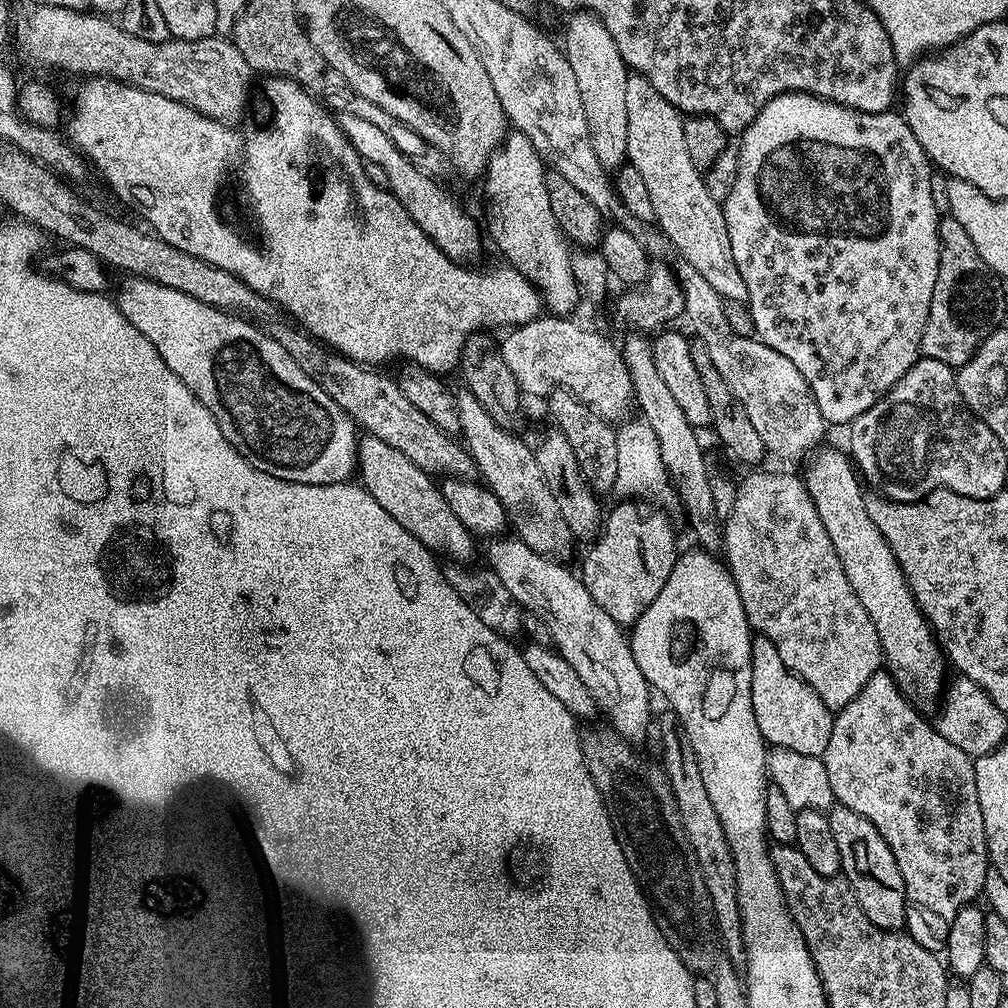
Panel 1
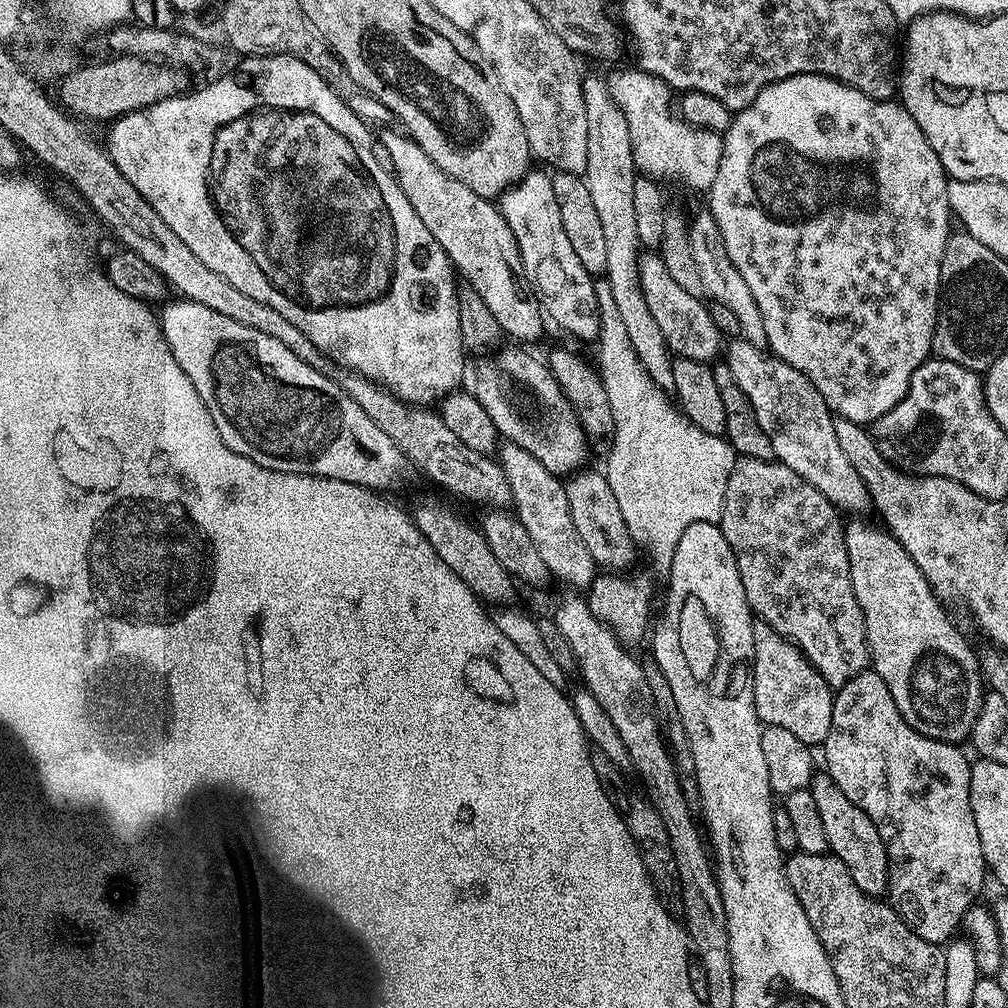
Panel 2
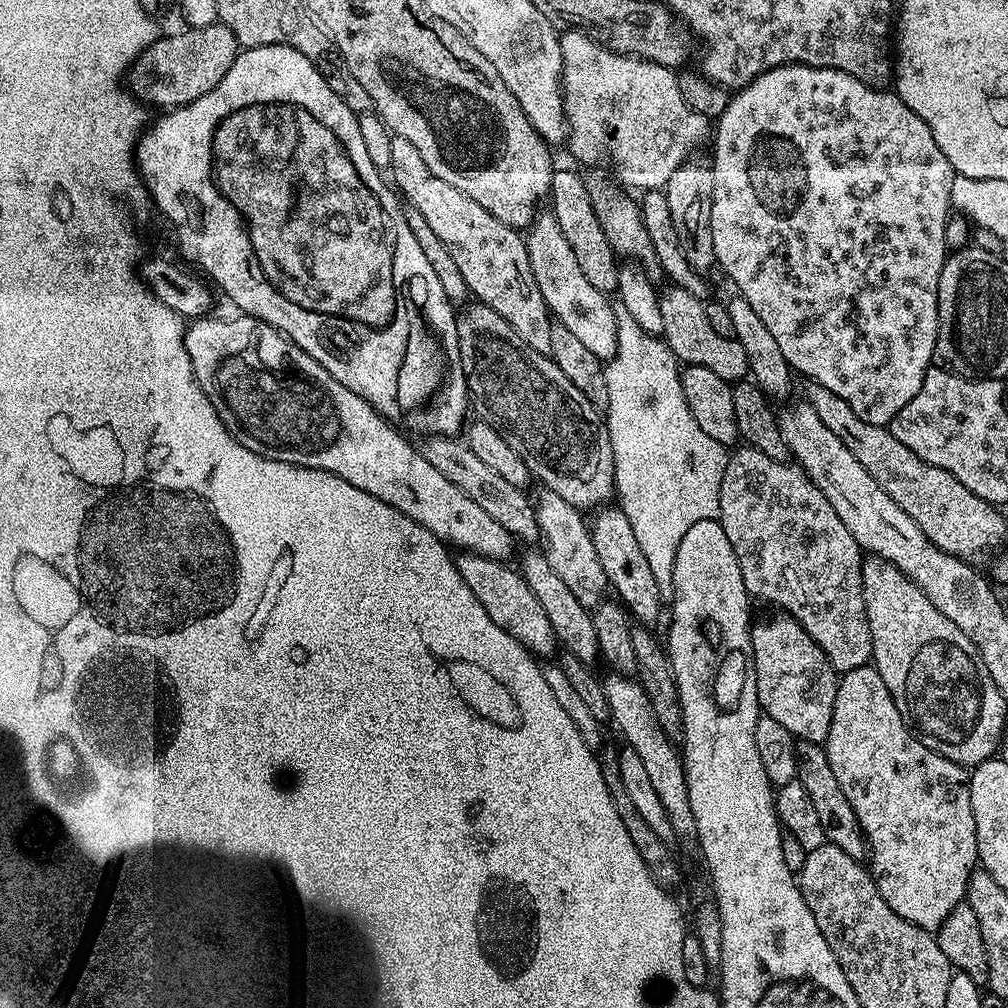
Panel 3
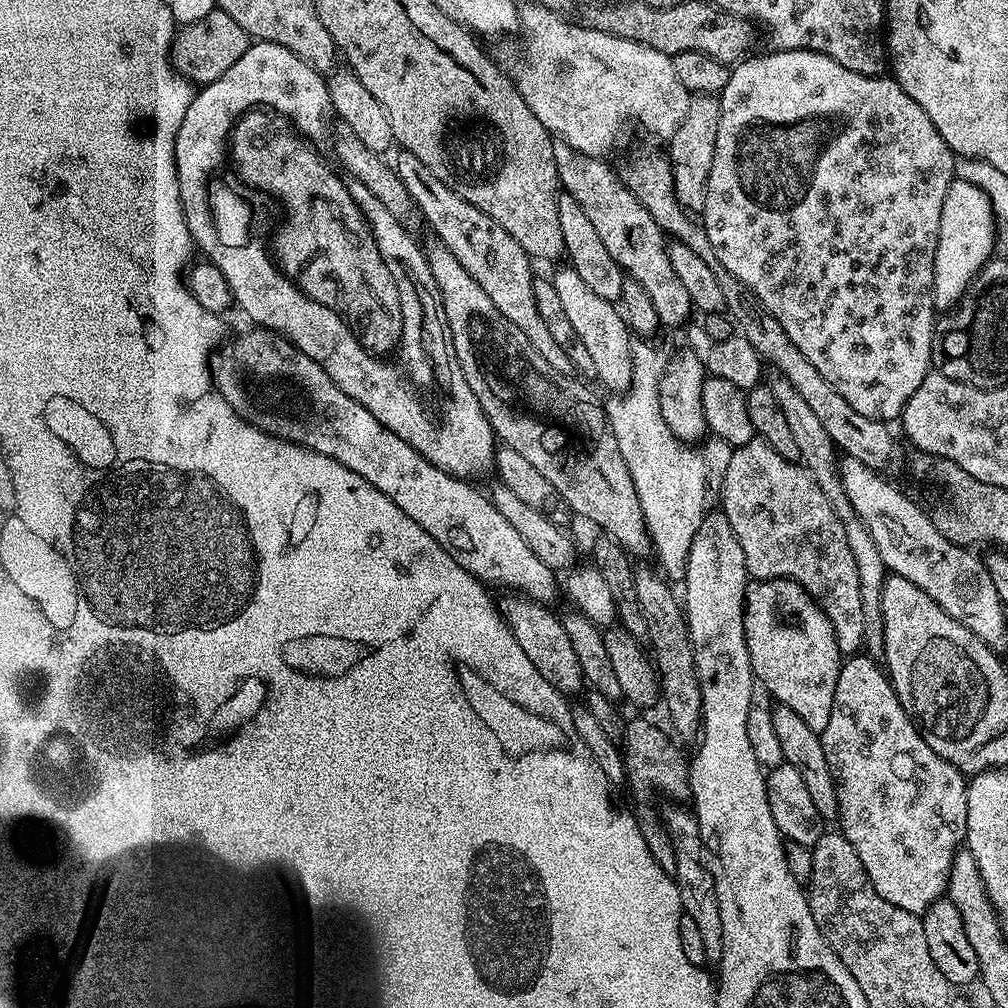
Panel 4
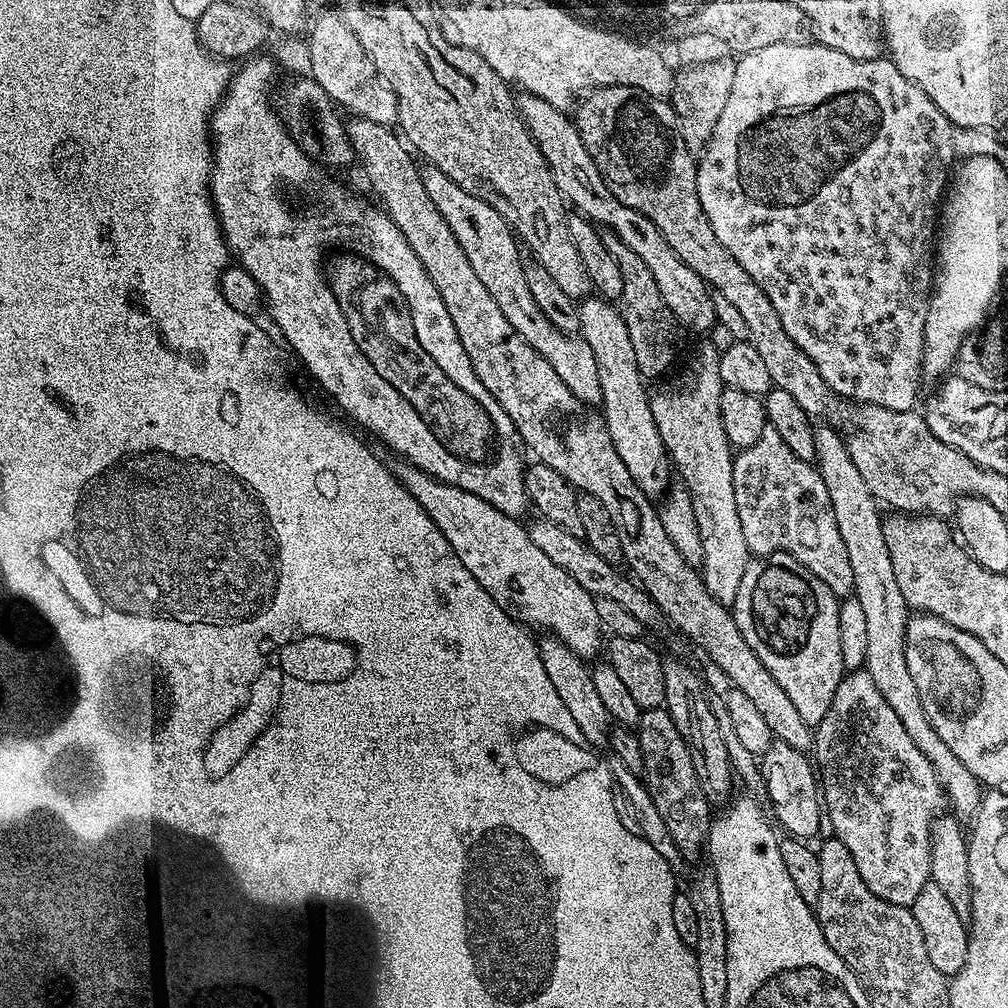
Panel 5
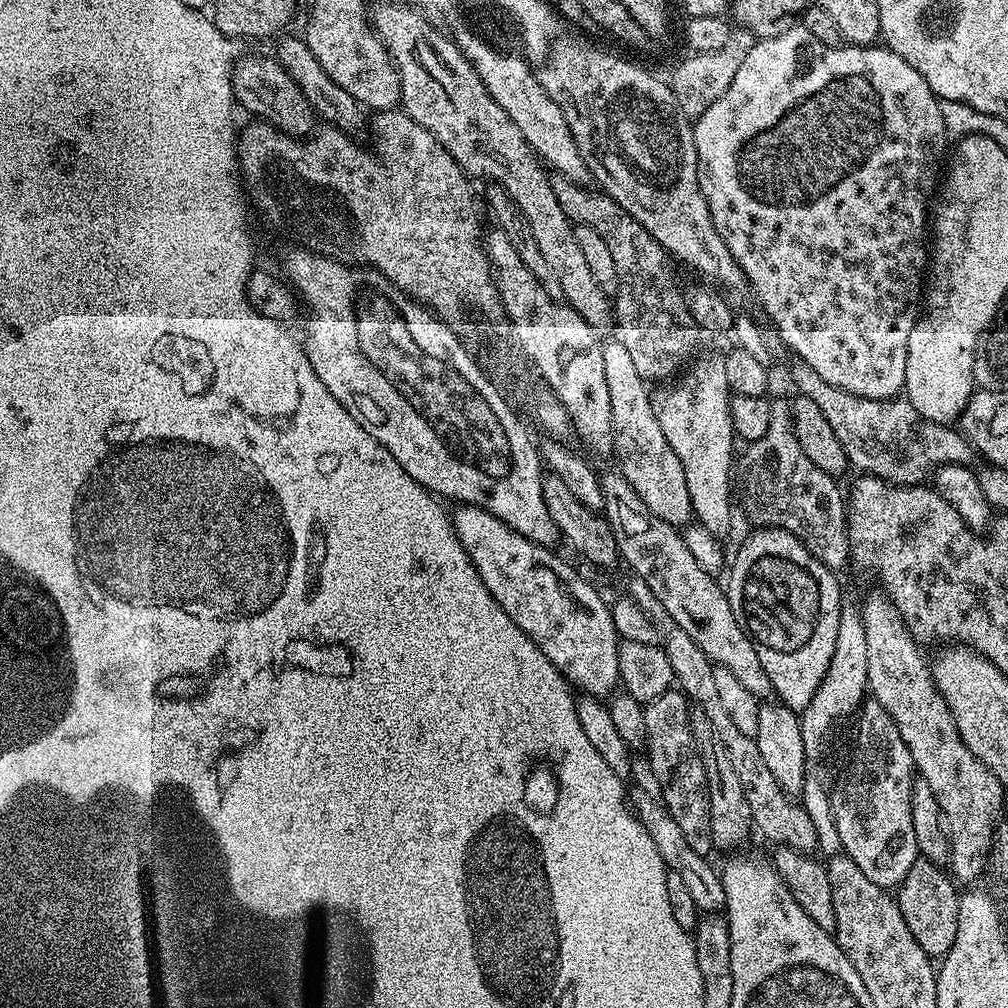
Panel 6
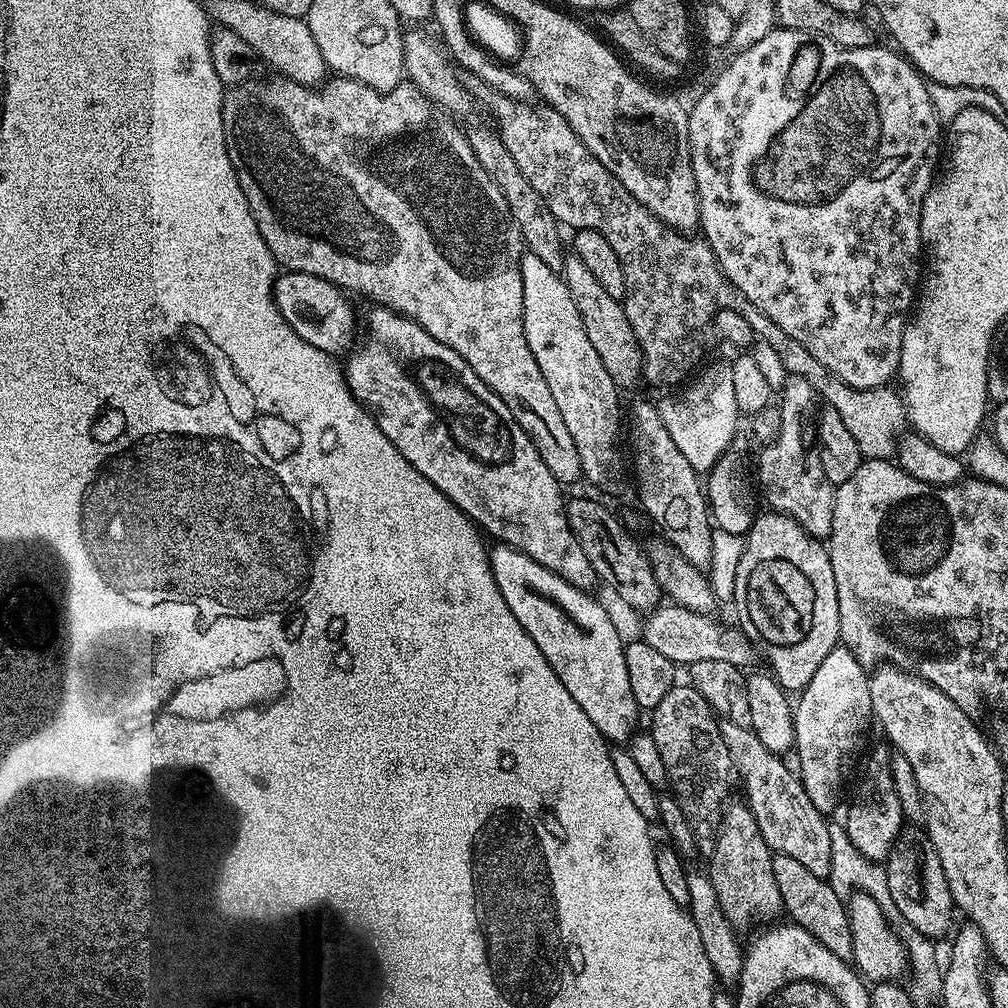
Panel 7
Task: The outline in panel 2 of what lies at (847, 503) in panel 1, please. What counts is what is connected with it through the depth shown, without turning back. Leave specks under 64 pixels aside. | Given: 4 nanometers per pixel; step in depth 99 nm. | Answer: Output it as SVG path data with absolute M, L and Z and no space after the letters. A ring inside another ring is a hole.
M852 518L852 521L847 521L844 524L844 541L846 542L846 558L850 562L850 582L854 586L854 598L858 598L858 606L864 615L866 622L866 638L868 639L868 654L870 657L871 671L878 674L878 678L882 678L882 682L886 682L886 690L890 690L890 698L894 698L894 706L898 706L898 710L902 714L902 718L906 718L906 722L914 730L918 730L918 734L926 734L926 738L934 738L940 740L943 744L954 744L957 746L963 745L971 737L972 727L978 718L980 708L984 704L986 695L986 681L982 675L982 664L972 653L967 642L964 641L964 636L958 629L952 625L948 618L948 611L945 605L932 593L932 587L922 574L922 570L918 570L918 566L910 558L910 554L906 554L906 550L900 543L892 537L891 532L883 527L871 528L868 524L863 524L863 519Z

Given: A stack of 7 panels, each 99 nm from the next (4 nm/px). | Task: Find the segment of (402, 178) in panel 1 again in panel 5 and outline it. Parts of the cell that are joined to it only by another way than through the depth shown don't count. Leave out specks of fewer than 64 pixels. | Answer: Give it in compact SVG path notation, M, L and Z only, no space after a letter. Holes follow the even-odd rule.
M425 163L420 168L420 177L422 186L426 186L426 194L430 194L430 202L434 202L434 206L438 206L438 214L446 218L446 226L454 230L458 246L466 250L466 258L470 258L474 274L478 274L482 286L490 290L490 298L498 302L498 310L506 314L506 322L510 322L510 326L514 326L514 330L518 330L518 334L522 334L522 338L526 338L526 342L530 342L530 346L534 346L534 350L538 350L538 354L546 358L550 366L554 366L558 378L562 378L562 382L570 386L570 394L574 394L574 398L589 406L599 405L602 386L598 382L598 362L594 362L594 350L590 350L590 346L579 335L562 334L562 330L558 330L558 326L554 326L554 322L550 322L550 318L546 318L546 314L538 310L538 305L534 298L530 298L530 290L526 286L526 274L522 274L521 249L518 247L517 237L502 214L498 214L494 206L482 202L482 198L466 194L466 190L446 178L446 174L438 170L438 166Z

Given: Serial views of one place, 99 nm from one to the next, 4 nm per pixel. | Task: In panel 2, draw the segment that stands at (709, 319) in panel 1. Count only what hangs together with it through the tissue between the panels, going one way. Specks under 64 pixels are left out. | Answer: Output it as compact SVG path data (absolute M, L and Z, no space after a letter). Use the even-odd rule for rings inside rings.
M743 338L731 339L725 345L724 362L730 368L734 382L741 387L746 398L749 398L754 408L754 418L758 418L758 426L766 430L766 438L770 438L770 446L774 446L776 460L794 470L794 474L798 474L806 482L810 482L810 486L822 493L837 510L852 512L848 514L864 514L860 512L869 511L872 508L870 494L858 478L854 466L850 466L850 458L846 458L846 454L842 454L842 446L838 446L838 434L834 430L834 413L826 406L825 399L817 387L800 370L794 369L784 360L765 354L763 349L754 347Z

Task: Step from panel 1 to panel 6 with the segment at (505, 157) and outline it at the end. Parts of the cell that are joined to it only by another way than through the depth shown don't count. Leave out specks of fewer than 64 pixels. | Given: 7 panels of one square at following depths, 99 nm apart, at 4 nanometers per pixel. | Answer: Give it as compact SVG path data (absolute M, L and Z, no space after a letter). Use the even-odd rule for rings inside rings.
M623 342L604 344L602 363L606 366L606 386L610 390L610 418L612 419L611 451L616 451L618 470L634 486L634 494L650 506L650 514L658 514L662 522L683 529L693 523L690 490L686 488L686 470L678 462L678 454L670 450L658 418L654 418L654 406L649 381L638 374L634 362Z

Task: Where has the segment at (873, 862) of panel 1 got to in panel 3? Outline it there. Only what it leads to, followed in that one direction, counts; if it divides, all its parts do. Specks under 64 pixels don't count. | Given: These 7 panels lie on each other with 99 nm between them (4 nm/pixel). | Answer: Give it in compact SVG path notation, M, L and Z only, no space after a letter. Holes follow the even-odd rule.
M802 740L797 743L796 774L800 784L806 786L810 802L814 802L818 819L822 822L825 841L838 846L838 850L846 850L850 858L863 861L866 856L866 841L862 826L858 822L858 814L854 814L854 806L850 806L842 786L838 786L838 778L834 778L834 770L830 767L830 758L821 745L813 740Z

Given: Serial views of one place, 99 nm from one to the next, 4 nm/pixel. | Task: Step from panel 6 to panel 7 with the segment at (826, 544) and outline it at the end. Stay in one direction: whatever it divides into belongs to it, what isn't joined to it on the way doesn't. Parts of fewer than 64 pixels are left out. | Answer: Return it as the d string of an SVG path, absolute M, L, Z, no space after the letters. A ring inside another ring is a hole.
M790 376L778 392L780 432L754 460L754 476L758 488L768 499L767 507L774 512L794 518L810 535L827 538L834 522L834 498L836 489L822 470L819 451L804 449L804 420L811 421L818 408L814 386L806 378ZM780 400L780 401L779 401ZM813 411L813 412L812 412ZM812 416L812 417L811 417ZM760 479L760 484L759 480Z

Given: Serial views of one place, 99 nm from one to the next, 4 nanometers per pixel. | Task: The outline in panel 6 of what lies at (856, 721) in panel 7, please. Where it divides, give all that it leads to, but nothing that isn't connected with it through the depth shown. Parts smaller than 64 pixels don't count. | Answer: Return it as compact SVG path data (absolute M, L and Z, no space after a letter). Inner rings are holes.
M848 598L841 599L840 602L840 621L838 622L838 642L834 650L834 658L831 668L826 672L826 678L818 690L818 694L812 699L812 704L800 716L802 726L802 742L806 746L806 754L809 758L815 757L816 752L820 752L828 744L828 739L836 732L836 716L855 717L860 711L861 704L866 699L868 692L868 671L866 670L866 626L862 615L862 608L859 603Z

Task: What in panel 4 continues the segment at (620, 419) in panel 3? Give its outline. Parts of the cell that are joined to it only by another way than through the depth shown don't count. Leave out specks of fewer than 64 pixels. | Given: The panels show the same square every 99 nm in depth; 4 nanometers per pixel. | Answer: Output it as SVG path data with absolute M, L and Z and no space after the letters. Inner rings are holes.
M636 338L632 341L632 381L623 394L607 401L608 421L614 430L614 438L618 438L618 450L622 450L622 458L626 462L626 470L630 470L630 478L634 480L634 490L638 494L638 502L642 506L642 518L646 522L648 537L652 540L652 552L660 559L659 567L669 581L683 581L686 574L686 562L690 558L690 542L694 542L694 534L698 534L698 526L702 526L702 518L709 511L708 479L723 477L726 466L730 466L732 447L715 438L703 442L680 440L666 426L662 418L662 406L659 405L659 386L662 374L668 365L669 349L659 348L652 338Z

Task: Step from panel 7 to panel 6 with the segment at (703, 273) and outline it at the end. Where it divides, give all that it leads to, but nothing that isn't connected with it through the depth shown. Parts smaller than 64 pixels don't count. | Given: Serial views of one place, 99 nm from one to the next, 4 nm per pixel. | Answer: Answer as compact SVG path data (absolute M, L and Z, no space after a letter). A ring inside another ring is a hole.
M563 178L553 179L552 189L573 225L590 226L590 230L595 230L605 240L606 246L610 246L614 266L618 266L620 275L614 297L614 328L620 331L619 339L626 346L638 374L642 374L642 378L649 382L671 381L697 355L696 347L700 344L700 336L702 337L702 329L696 325L688 309L685 289L680 289L680 284L676 281L672 257L629 212L622 210L622 206L618 206L618 202L614 202L614 198L610 198L603 190L587 192L587 187ZM796 362L793 366L792 380L799 395L811 398L821 408L838 442L842 442L842 450L846 450L849 465L857 468L857 473L877 476L888 484L920 486L937 468L973 463L974 449L963 432L922 418L907 398L875 400L838 390L838 386L830 386L826 378L810 370L810 366L803 362Z

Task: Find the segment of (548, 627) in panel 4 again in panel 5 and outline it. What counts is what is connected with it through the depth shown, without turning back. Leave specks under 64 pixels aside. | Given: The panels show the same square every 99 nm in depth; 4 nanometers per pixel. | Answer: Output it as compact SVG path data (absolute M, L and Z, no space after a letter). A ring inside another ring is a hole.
M544 634L541 637L538 645L542 667L545 668L550 683L554 685L558 698L562 698L566 710L570 710L570 718L574 718L574 726L578 726L583 743L596 750L607 749L609 733L614 727L614 721L596 693L591 667L586 663L585 657L574 654L574 650L570 650L570 646L566 646L566 642L562 642L558 637L551 634Z

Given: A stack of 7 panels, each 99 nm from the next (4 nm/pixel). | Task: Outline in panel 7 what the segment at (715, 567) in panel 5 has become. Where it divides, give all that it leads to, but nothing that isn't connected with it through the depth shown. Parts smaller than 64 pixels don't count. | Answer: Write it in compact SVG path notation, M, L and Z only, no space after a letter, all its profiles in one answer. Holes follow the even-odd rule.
M715 363L708 369L705 367L699 375L689 379L683 387L676 390L681 390L681 392L666 397L658 404L662 426L666 426L666 430L670 430L670 438L674 438L674 446L678 446L678 450L682 450L686 462L690 462L690 466L694 466L697 474L710 472L718 462L719 456L738 435L736 423L742 420L738 402L734 402L734 370L731 363Z

